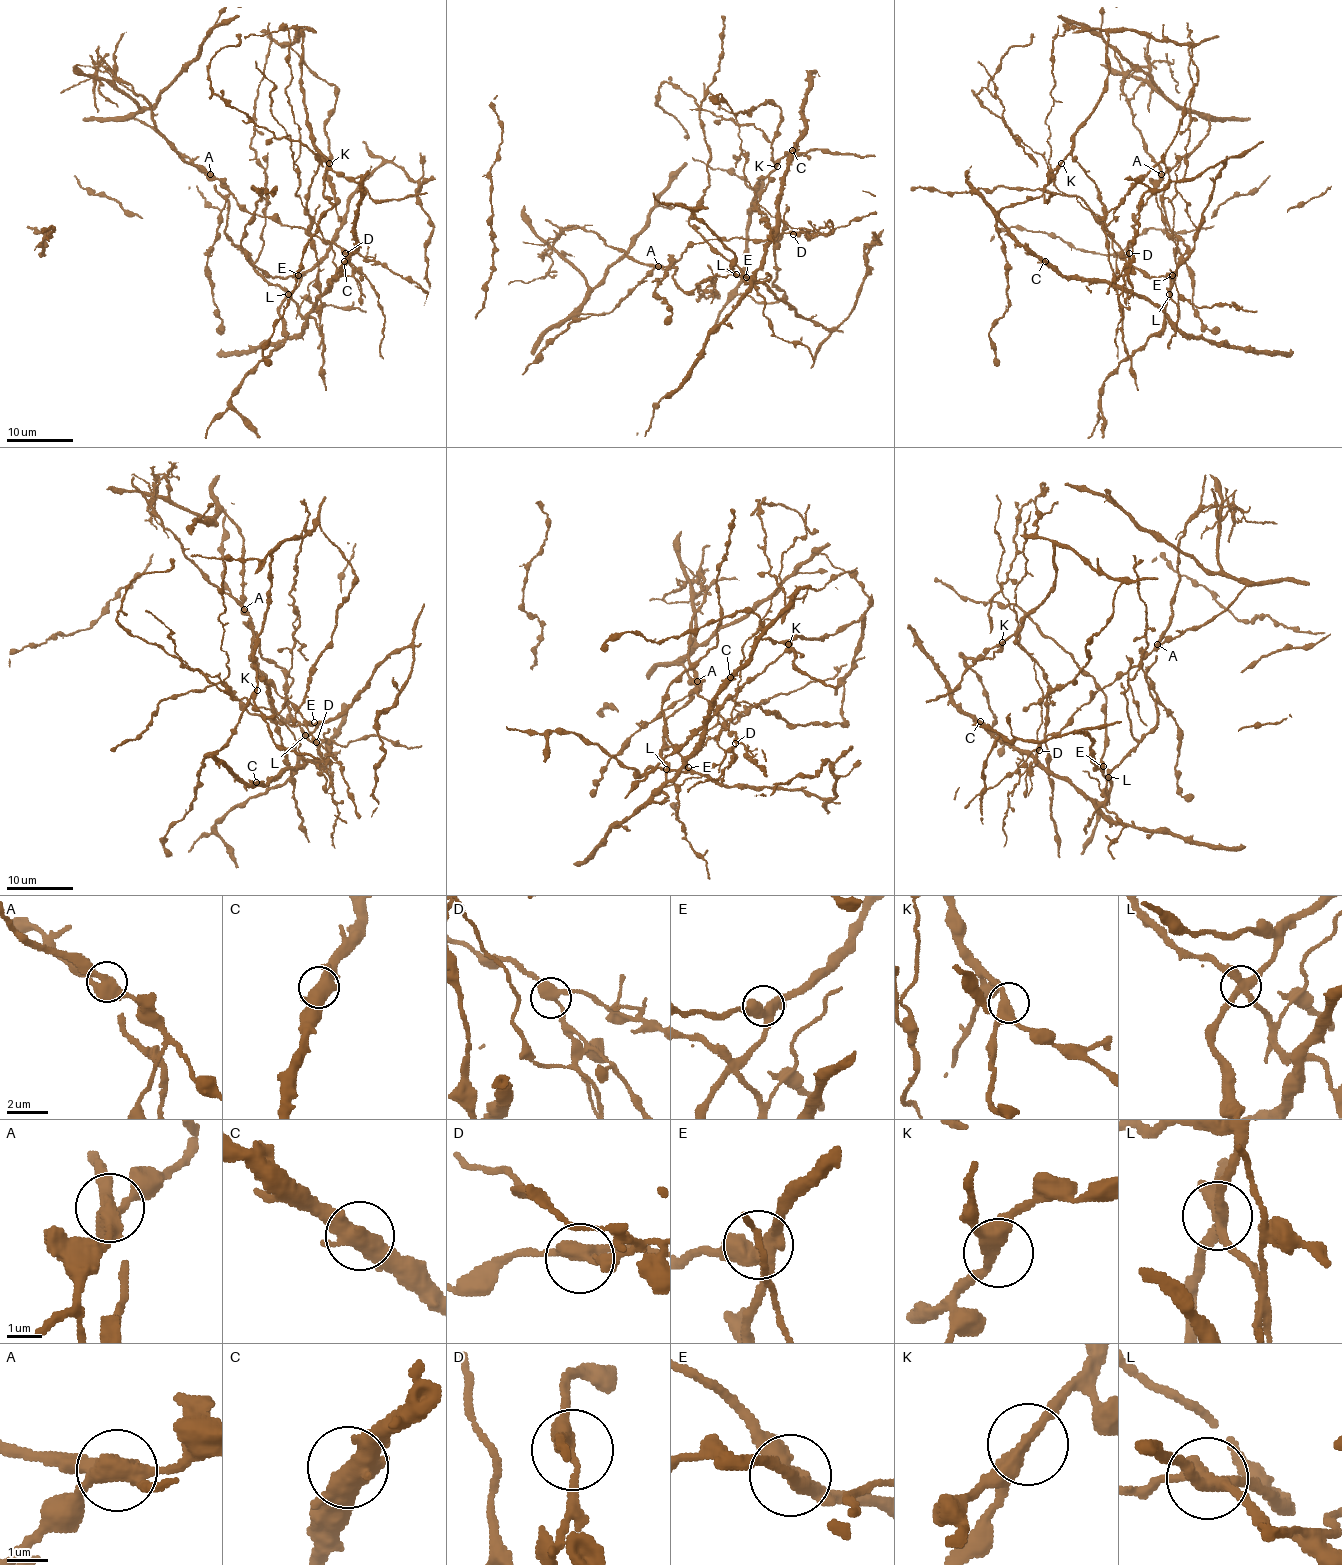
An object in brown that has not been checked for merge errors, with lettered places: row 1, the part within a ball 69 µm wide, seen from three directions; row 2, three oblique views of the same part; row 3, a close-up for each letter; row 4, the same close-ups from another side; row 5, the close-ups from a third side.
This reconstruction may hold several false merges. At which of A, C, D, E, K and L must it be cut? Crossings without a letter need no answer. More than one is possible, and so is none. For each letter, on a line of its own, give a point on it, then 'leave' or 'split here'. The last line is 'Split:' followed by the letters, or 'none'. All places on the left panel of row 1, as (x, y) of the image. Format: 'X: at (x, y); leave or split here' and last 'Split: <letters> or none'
A: at (210, 174); split here
C: at (344, 261); leave
D: at (345, 253); split here
E: at (298, 275); leave
K: at (329, 163); leave
L: at (288, 294); split here
Split: A, D, L

